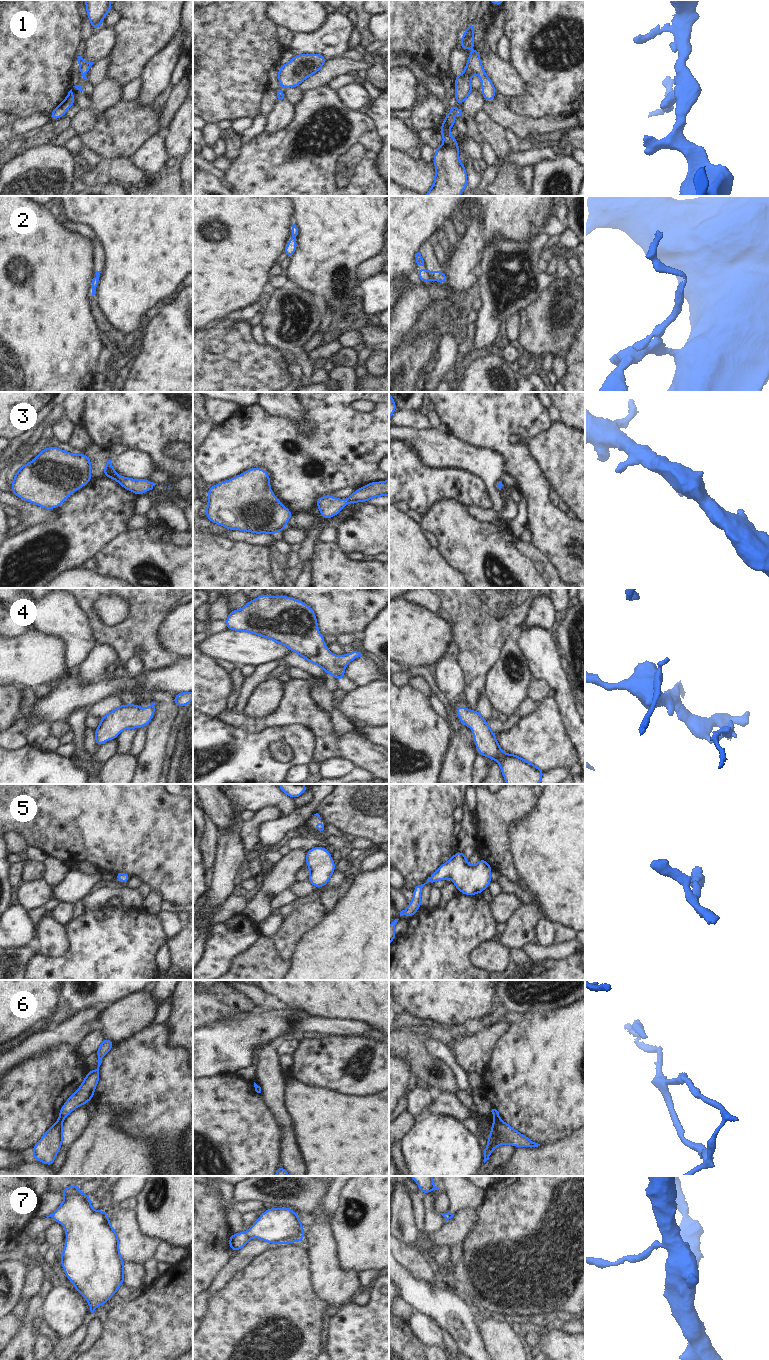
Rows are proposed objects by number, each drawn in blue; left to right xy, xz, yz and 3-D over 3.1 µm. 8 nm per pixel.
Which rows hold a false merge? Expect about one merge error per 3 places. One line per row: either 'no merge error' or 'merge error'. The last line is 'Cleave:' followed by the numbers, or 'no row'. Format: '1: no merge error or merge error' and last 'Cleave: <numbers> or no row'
1: no merge error
2: merge error
3: no merge error
4: no merge error
5: no merge error
6: merge error
7: no merge error
Cleave: 2, 6

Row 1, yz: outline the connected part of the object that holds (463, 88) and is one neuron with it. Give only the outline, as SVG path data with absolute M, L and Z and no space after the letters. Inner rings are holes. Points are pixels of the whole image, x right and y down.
M474 49L471 52L469 58L467 59L464 72L455 76L454 97L456 98L457 102L463 105L467 96L473 92L470 83L473 74L480 75L482 84L481 92L483 97L485 101L491 102L494 99L497 90L483 69L478 49Z

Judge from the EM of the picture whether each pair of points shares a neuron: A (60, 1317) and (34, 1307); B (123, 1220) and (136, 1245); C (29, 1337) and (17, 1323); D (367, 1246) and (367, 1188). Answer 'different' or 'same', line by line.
A: different
B: same
C: different
D: same

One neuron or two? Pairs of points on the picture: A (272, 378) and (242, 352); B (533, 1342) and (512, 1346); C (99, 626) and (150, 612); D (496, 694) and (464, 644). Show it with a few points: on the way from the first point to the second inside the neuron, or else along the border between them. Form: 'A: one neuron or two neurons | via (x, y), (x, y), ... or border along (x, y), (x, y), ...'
A: one neuron | via (265, 371), (261, 371), (249, 359)
B: two neurons | border along (521, 1334), (524, 1344), (529, 1349)
C: one neuron | via (112, 631), (131, 631), (137, 625)
D: two neurons | border along (497, 657), (488, 671), (484, 692)

